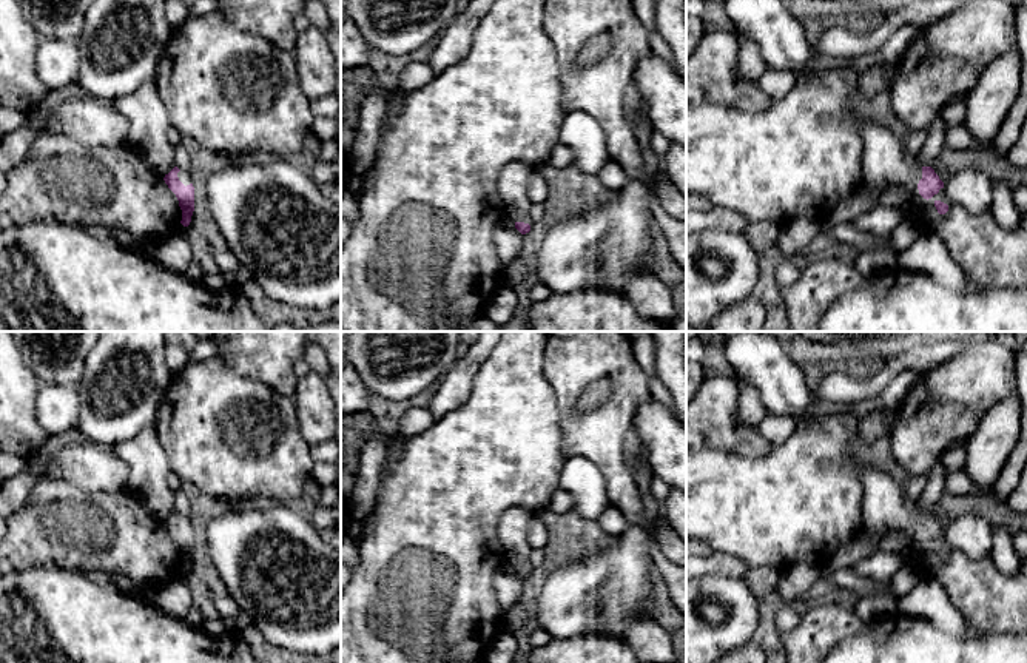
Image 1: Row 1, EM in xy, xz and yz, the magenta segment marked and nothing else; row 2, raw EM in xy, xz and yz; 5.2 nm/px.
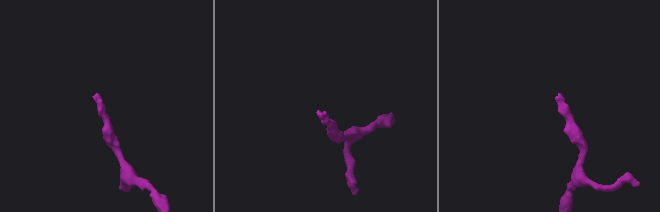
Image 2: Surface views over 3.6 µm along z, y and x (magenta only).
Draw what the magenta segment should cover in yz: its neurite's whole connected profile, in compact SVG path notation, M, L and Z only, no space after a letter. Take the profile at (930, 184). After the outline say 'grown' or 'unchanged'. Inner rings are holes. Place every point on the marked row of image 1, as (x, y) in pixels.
M854 108L853 119L862 140L860 193L884 200L894 191L901 191L921 194L928 200L944 188L944 182L931 167L921 168L913 159L905 159L902 140L870 122L862 109Z; grown

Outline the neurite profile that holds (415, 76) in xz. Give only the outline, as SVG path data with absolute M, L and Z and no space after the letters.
M413 59L413 62L401 71L398 80L398 89L407 94L413 93L426 86L433 77L435 72L427 63L421 63Z

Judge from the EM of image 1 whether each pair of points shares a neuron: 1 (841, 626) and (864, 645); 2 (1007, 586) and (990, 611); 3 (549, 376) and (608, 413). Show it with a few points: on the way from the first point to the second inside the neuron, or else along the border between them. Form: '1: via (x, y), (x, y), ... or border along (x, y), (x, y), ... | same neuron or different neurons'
1: border along (873, 625), (868, 629), (842, 639), (833, 646) | different neurons
2: via (1007, 592), (996, 605) | same neuron
3: via (554, 395), (577, 418), (589, 418) | same neuron

